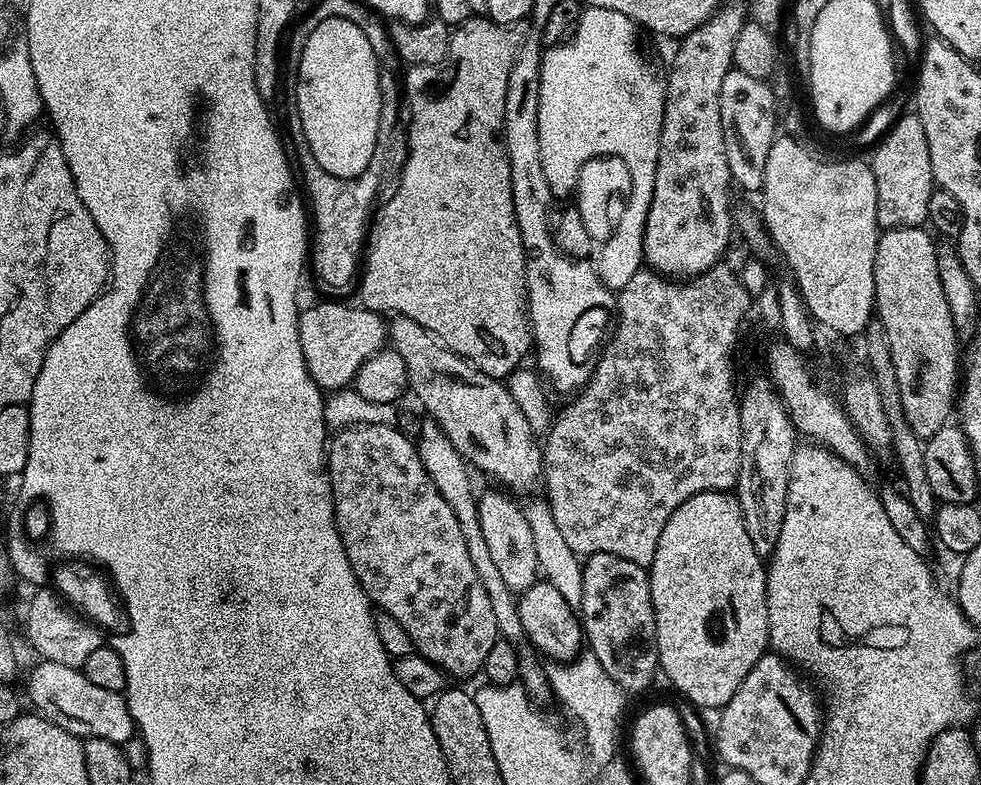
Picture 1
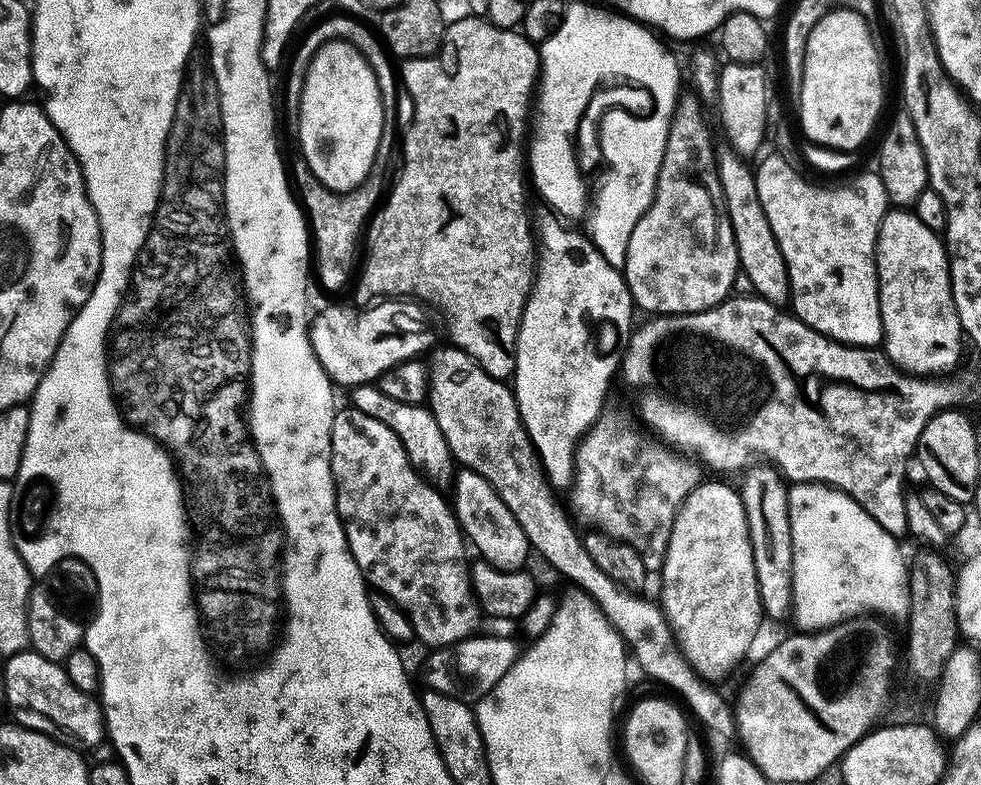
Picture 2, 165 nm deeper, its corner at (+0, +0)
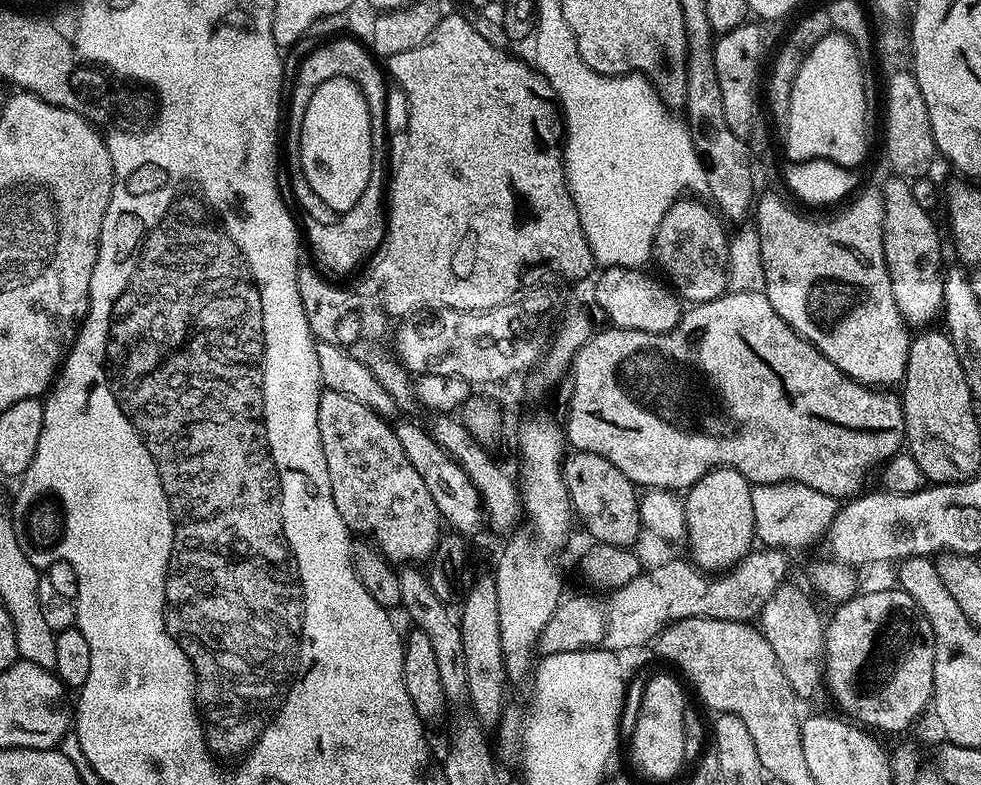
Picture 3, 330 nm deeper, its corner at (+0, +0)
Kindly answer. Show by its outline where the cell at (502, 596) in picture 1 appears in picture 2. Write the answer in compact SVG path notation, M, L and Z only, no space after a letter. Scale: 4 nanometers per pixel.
M375 383L355 385L351 392L351 407L362 410L362 414L370 414L370 418L378 418L378 422L390 426L390 430L398 434L412 465L417 470L422 470L423 475L433 485L441 486L440 484L449 483L454 472L452 451L448 449L448 443L442 434L442 426L438 426L431 407L424 404L398 402L390 398L390 394L382 394L382 390Z

